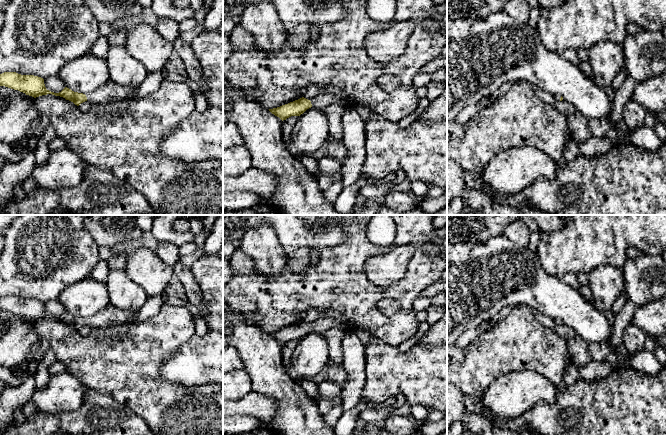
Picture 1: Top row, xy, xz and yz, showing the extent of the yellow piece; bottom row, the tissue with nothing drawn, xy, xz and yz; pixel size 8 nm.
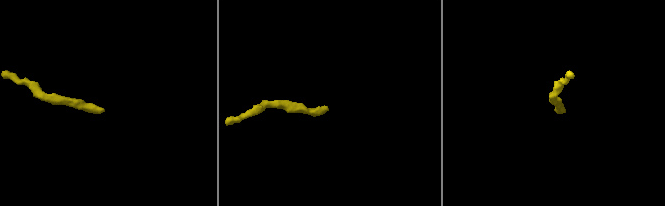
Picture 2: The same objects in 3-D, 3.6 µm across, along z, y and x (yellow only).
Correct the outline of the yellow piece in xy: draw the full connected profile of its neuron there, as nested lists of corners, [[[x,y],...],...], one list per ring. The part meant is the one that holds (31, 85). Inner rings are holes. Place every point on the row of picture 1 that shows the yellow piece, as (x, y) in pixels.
[[[16,72],[0,74],[0,86],[18,90],[34,98],[47,94],[60,96],[77,106],[85,101],[92,104],[102,104],[117,99],[128,99],[134,97],[137,91],[137,87],[125,88],[109,80],[100,89],[86,95],[74,92],[67,87],[59,93],[54,93],[46,89],[43,78],[34,75],[21,75]]]

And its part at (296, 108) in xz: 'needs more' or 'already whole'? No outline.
needs more

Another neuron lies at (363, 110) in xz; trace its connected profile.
[[[357,105],[355,109],[357,113],[361,116],[361,118],[364,120],[364,122],[377,114],[373,107],[367,105]]]

